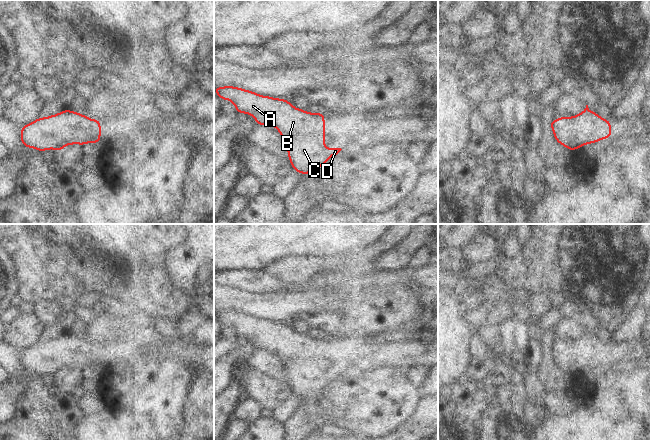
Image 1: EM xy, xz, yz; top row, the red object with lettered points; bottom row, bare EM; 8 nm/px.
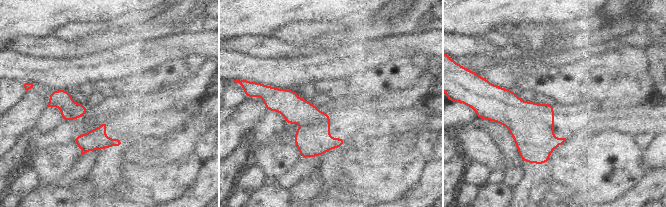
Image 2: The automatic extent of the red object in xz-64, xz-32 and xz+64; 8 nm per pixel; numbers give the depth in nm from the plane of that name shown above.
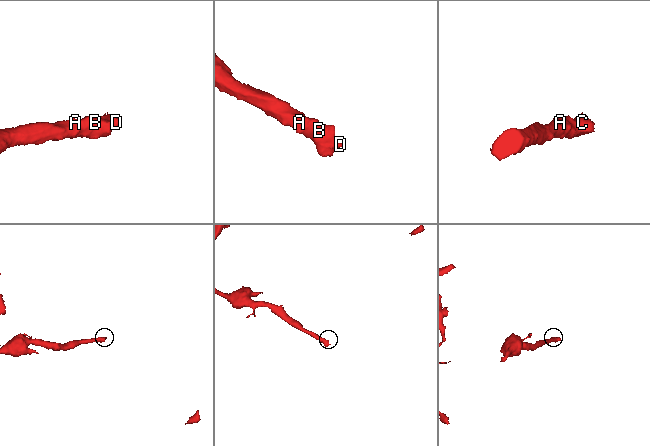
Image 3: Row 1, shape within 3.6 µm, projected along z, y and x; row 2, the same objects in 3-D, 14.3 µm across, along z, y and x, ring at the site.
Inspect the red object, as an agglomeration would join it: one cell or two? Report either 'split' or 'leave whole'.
leave whole

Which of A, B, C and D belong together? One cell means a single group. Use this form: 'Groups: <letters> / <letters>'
Groups: A B C D.

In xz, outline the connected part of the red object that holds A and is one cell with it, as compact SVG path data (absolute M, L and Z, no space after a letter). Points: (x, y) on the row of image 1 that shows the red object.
M221 86L214 88L221 100L228 100L236 108L236 114L244 113L252 115L256 126L269 125L278 129L278 132L287 149L288 159L292 169L299 175L317 173L321 166L337 155L341 148L325 147L325 115L322 112L306 112L304 109L294 107L290 100L262 96L256 92L239 88L236 86Z

